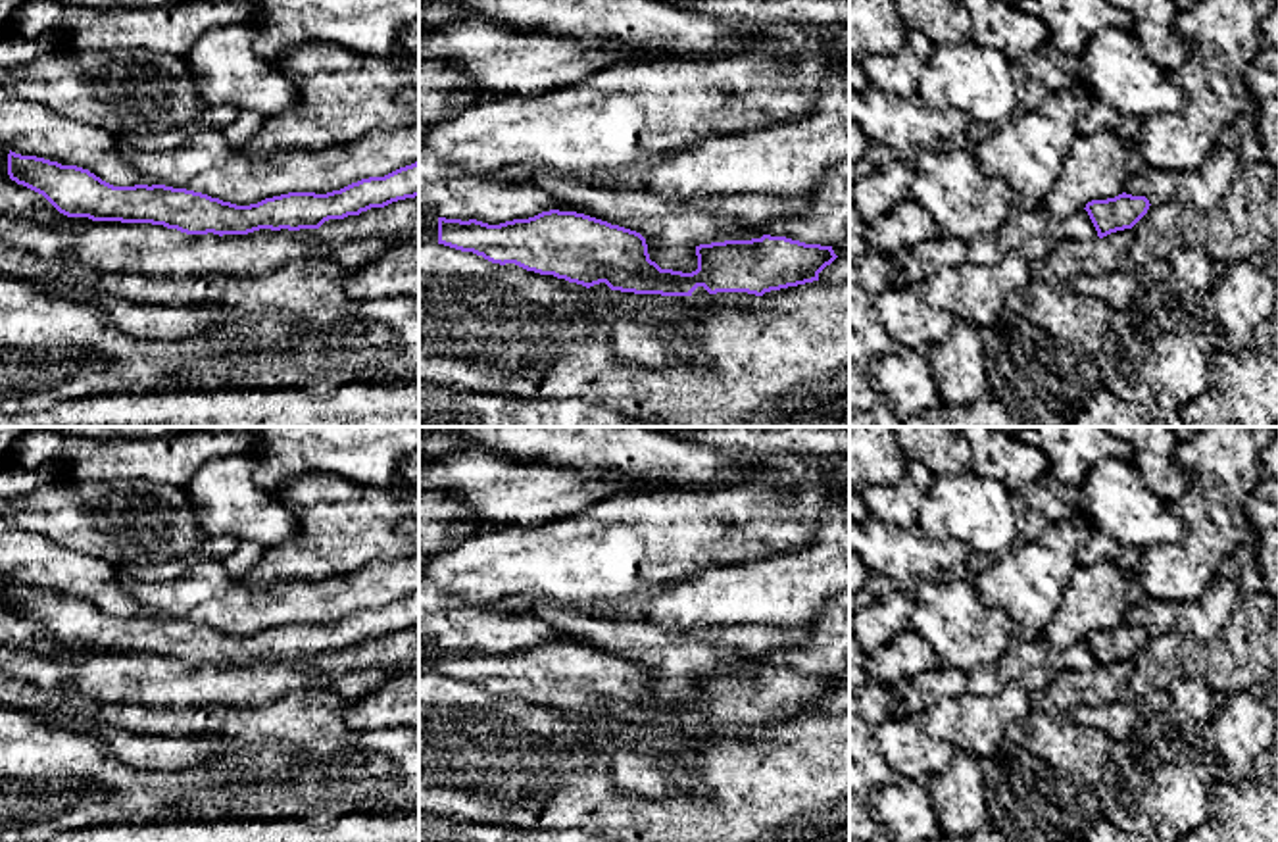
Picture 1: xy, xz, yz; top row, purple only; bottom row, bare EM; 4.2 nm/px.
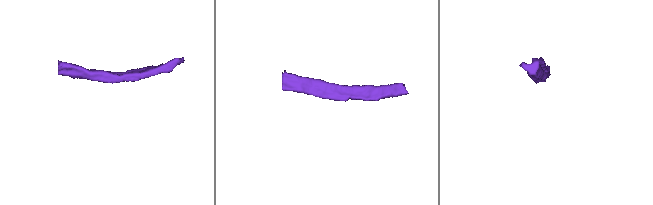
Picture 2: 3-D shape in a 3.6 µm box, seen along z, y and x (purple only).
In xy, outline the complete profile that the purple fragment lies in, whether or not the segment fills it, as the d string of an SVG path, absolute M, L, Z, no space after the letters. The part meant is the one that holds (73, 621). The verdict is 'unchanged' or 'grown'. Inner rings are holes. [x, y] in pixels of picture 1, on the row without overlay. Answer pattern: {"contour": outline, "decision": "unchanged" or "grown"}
{"contour": "M0 575L0 598L12 611L42 625L67 648L152 654L186 665L319 659L329 650L359 646L371 638L419 627L419 592L327 625L288 623L250 636L165 615L113 617L88 600L21 586L4 575Z", "decision": "grown"}

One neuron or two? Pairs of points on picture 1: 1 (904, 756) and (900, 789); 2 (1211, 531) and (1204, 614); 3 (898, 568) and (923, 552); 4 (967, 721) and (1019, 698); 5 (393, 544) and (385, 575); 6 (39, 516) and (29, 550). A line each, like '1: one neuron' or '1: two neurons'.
1: two neurons
2: two neurons
3: one neuron
4: one neuron
5: two neurons
6: two neurons

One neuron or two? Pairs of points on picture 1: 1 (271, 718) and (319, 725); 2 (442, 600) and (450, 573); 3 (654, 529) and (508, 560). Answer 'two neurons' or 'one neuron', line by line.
1: one neuron
2: two neurons
3: one neuron

